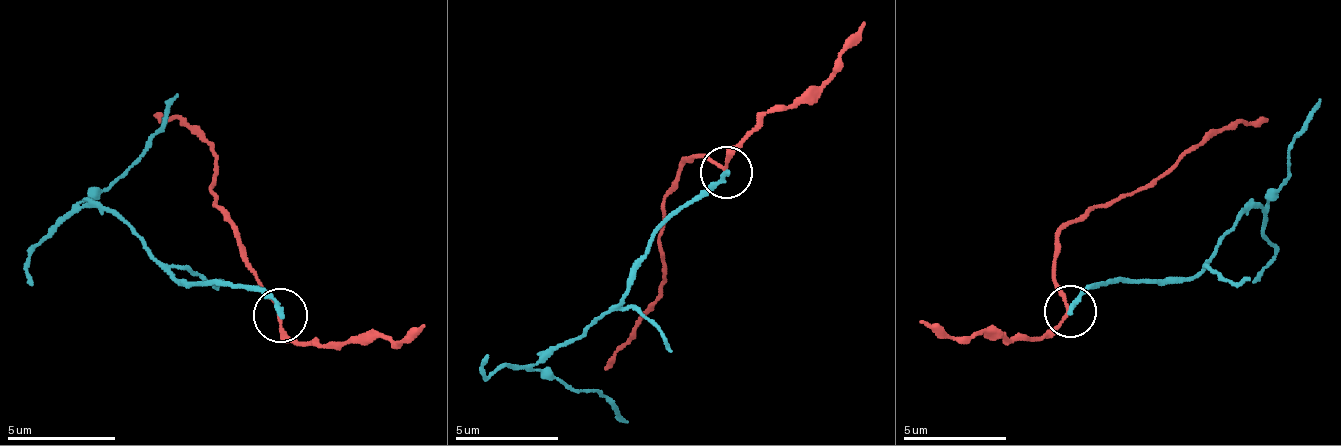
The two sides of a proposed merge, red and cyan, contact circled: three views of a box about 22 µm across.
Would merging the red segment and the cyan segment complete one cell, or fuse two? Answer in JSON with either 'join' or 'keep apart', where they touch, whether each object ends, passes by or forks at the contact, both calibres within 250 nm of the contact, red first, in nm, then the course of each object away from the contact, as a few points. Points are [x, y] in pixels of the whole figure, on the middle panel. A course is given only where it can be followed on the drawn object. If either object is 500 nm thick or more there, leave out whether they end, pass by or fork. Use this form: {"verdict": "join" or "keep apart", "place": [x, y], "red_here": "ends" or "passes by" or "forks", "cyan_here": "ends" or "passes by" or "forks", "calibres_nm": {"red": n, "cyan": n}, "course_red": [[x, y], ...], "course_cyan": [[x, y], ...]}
{"verdict": "keep apart", "place": [726, 172], "red_here": "passes by", "cyan_here": "ends", "calibres_nm": {"red": 140, "cyan": 240}, "course_red": [[727, 171], [701, 155], [681, 166], [660, 249], [665, 285], [629, 342], [603, 368]], "course_cyan": [[727, 171], [665, 223], [629, 296], [556, 347], [546, 368], [572, 389], [597, 389], [629, 420]]}

